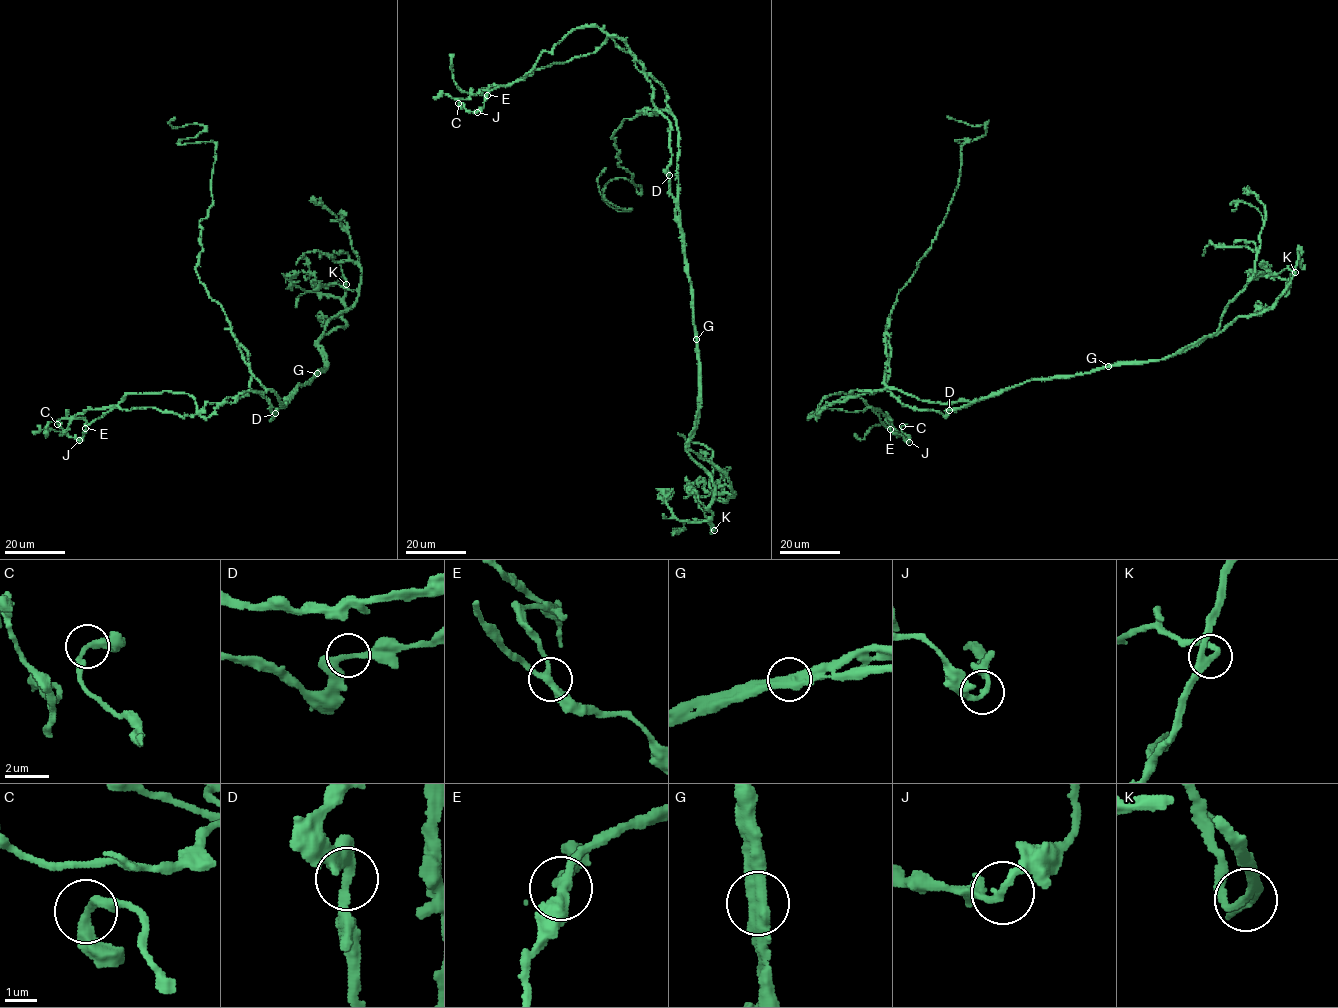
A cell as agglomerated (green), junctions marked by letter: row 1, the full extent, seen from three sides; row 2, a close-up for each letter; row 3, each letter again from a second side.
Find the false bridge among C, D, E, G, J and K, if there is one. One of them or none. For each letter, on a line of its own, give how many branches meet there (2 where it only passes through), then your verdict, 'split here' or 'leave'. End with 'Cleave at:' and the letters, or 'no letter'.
C: branches 2; leave
D: branches 2; leave
E: branches 3; leave
G: branches 2; split here
J: branches 2; leave
K: branches 3; leave
Cleave at: G

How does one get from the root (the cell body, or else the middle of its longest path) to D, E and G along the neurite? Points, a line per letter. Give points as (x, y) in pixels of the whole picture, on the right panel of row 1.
D: (934, 403), (974, 401), (949, 409)
E: (934, 403), (889, 387), (854, 390), (842, 402), (816, 409), (830, 395), (858, 395), (890, 429)
G: (934, 403), (976, 401), (1032, 379), (1091, 373), (1108, 366)

